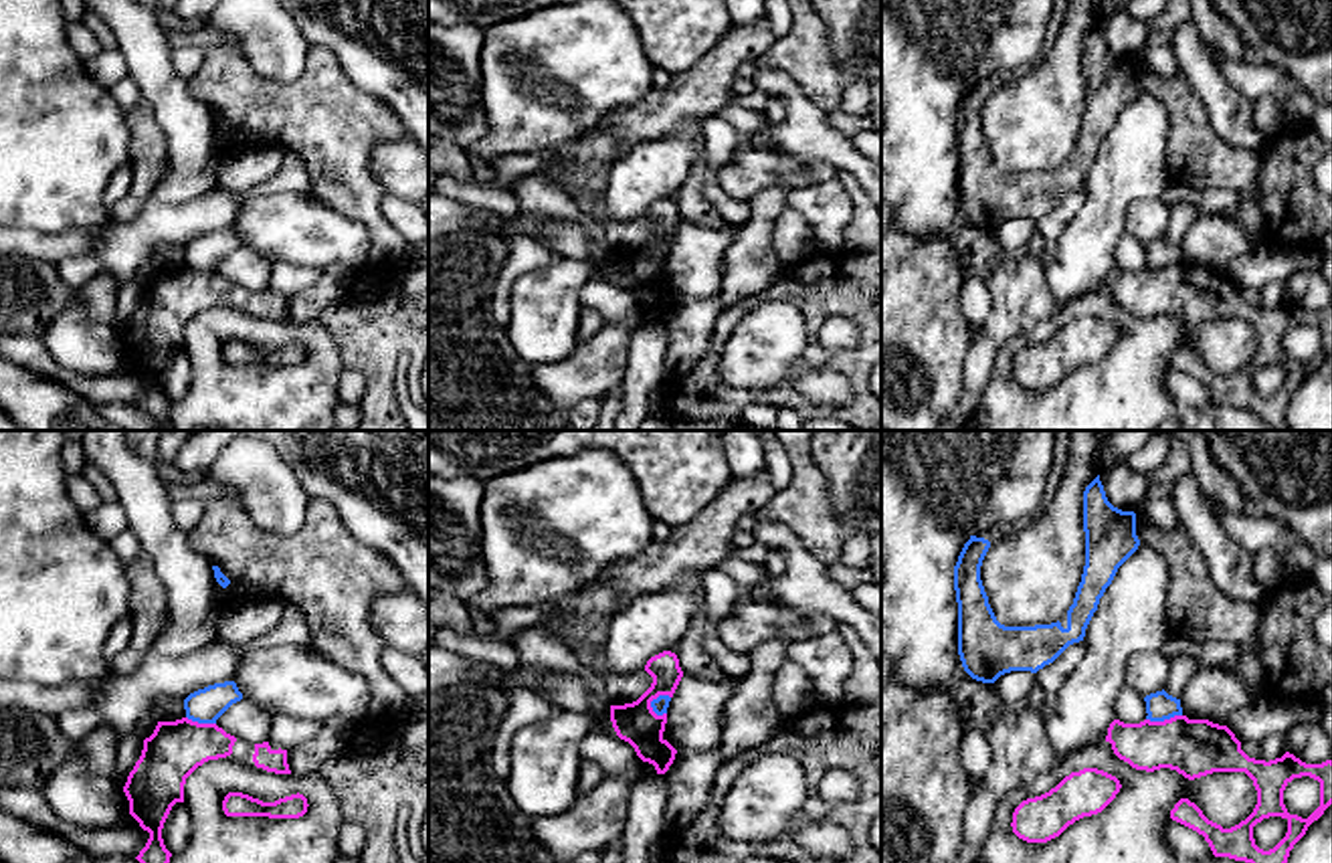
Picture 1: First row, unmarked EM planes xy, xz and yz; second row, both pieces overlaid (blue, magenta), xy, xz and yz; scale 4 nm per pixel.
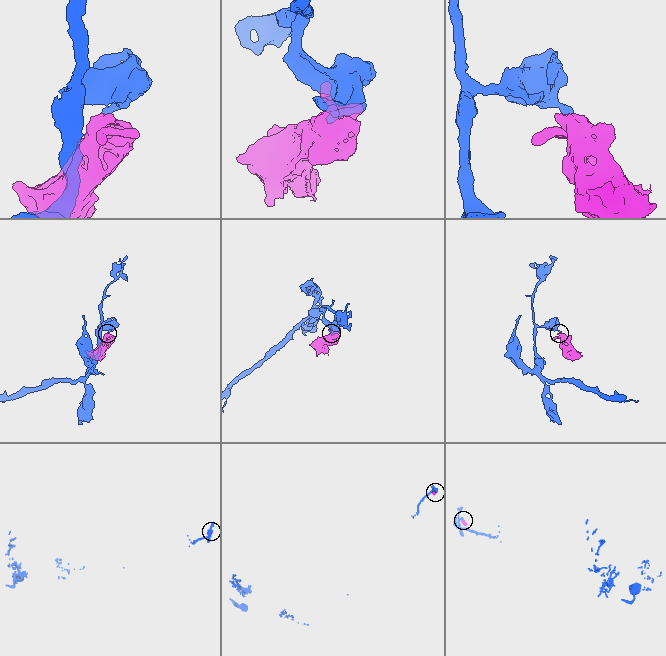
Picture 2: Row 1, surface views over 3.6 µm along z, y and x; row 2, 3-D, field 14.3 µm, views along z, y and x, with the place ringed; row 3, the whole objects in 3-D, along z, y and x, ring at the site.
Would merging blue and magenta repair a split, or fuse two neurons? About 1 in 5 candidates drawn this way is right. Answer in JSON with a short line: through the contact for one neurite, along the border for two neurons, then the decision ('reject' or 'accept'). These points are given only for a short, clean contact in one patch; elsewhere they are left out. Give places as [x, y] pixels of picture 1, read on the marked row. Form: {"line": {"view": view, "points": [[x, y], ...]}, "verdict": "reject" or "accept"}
{"line": {"view": "xz", "points": [[670, 696], [657, 696], [651, 702], [651, 710], [657, 716]]}, "verdict": "reject"}

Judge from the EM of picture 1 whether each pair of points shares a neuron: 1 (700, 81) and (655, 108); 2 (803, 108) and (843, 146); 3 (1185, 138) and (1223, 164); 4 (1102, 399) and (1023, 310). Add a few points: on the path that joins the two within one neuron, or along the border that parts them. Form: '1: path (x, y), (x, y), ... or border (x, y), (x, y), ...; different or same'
1: path (690, 91), (666, 108); same
2: path (809, 120), (831, 142); same
3: path (1195, 148), (1213, 164); same
4: border (1064, 310), (1009, 336), (997, 352); different

